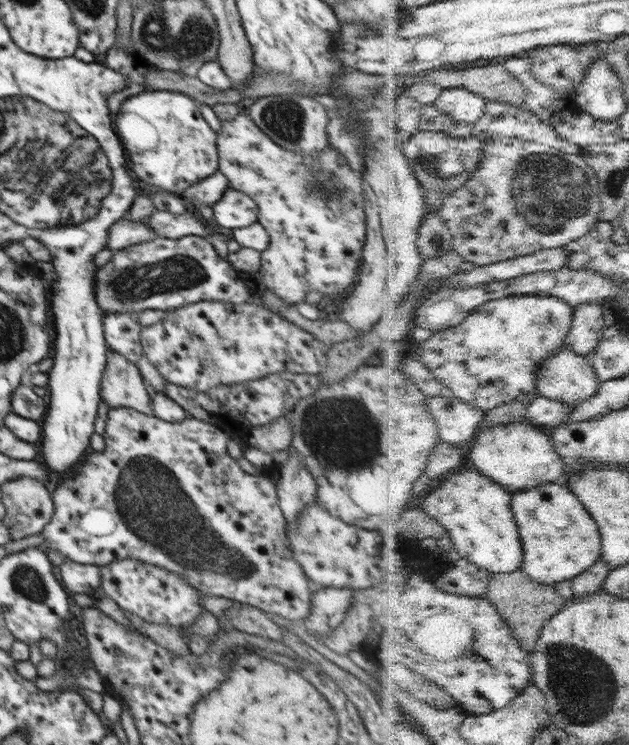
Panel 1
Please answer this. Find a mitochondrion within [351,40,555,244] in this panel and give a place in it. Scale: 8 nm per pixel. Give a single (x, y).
(431, 162)

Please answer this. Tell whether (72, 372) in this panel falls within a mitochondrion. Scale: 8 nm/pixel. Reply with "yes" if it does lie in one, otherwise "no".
no

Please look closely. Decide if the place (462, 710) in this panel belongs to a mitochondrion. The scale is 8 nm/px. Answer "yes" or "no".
no

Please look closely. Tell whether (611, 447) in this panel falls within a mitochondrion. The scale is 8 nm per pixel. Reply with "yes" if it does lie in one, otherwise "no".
no

